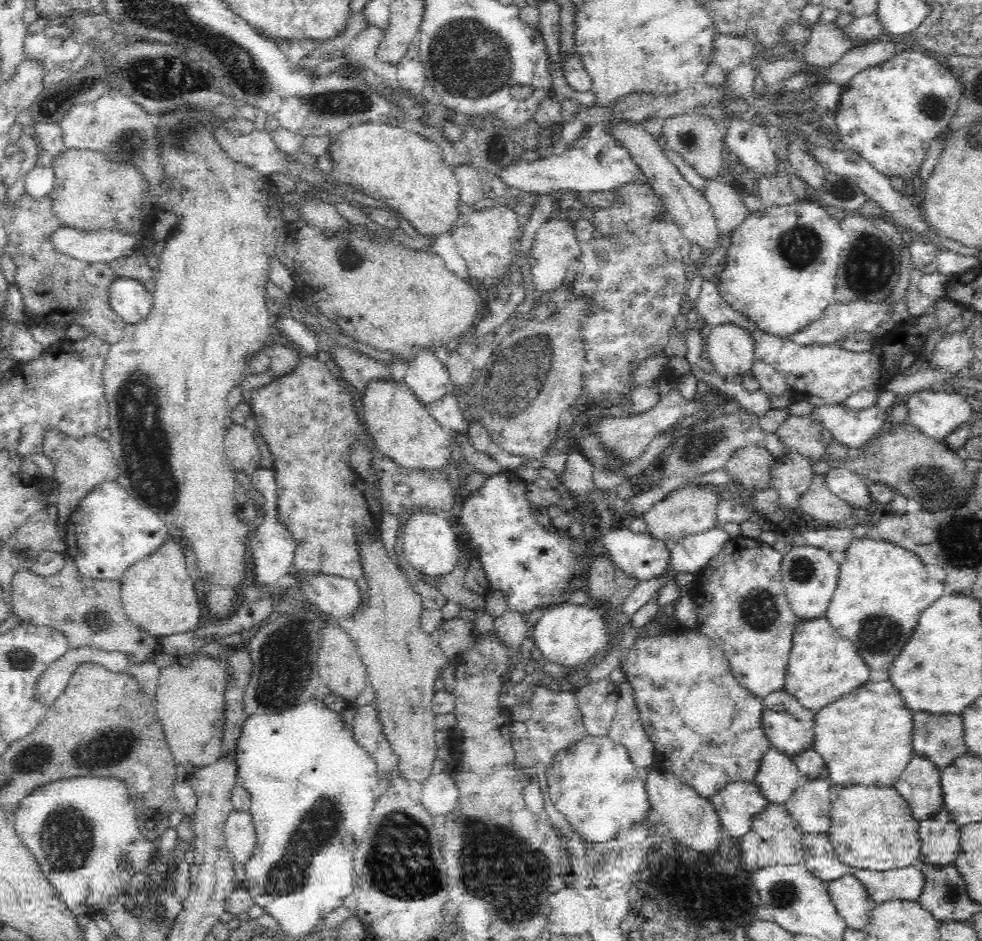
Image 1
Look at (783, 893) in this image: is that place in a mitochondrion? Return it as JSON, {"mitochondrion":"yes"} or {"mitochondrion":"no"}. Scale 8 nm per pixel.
{"mitochondrion":"yes"}

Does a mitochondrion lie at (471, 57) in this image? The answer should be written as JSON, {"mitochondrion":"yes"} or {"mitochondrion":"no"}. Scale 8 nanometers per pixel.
{"mitochondrion":"yes"}

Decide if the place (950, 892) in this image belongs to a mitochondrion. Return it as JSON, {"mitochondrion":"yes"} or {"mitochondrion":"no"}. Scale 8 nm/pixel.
{"mitochondrion":"yes"}

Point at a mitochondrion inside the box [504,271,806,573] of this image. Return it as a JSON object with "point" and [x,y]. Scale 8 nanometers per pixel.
{"point":[705,441]}

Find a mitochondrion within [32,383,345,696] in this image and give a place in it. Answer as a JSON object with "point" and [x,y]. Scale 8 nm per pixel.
{"point":[94,620]}

